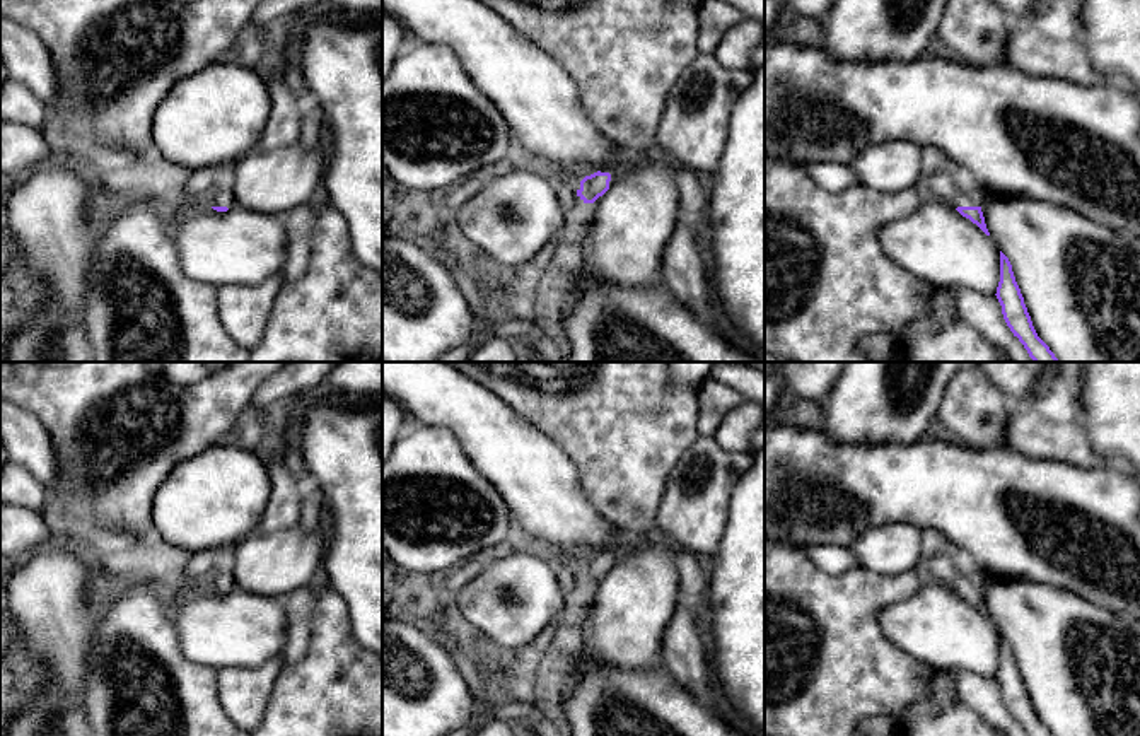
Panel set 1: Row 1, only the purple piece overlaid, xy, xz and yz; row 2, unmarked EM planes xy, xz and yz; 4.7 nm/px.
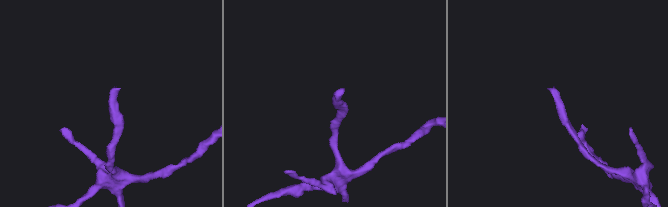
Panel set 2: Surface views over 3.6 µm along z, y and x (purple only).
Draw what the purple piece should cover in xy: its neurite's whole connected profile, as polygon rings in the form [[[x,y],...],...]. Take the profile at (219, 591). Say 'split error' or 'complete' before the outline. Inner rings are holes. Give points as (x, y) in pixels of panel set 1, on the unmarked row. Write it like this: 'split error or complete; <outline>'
split error; [[[215,569],[206,581],[206,587],[210,587],[217,594],[227,594],[236,587],[236,581],[227,569]]]

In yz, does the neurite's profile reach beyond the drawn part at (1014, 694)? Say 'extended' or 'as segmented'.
as segmented

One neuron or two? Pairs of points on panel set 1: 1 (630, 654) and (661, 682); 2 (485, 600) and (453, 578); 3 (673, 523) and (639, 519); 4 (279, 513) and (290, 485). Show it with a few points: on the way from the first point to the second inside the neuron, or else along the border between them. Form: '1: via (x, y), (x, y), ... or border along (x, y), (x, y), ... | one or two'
1: border along (610, 665), (620, 670), (663, 668) | two
2: border along (485, 559), (485, 566), (449, 600) | two
3: border along (666, 484), (654, 526) | two
4: via (284, 506), (287, 492) | one

